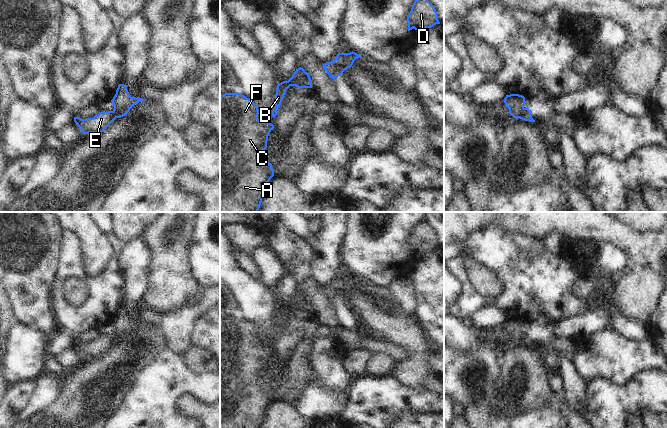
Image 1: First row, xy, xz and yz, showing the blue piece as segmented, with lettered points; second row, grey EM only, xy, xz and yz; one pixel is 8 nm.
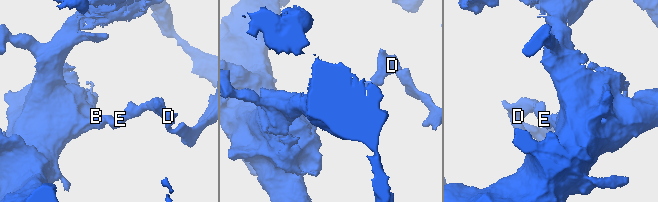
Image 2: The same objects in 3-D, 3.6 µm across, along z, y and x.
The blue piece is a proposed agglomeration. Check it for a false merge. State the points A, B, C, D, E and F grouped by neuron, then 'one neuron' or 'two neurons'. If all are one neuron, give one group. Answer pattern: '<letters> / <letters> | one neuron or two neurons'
A B C D E F | one neuron

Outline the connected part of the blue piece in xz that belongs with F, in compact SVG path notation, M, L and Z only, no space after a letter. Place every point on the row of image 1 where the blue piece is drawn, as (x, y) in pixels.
M225 93L220 95L220 212L258 212L266 186L270 179L274 176L272 164L260 158L260 154L267 148L267 141L270 132L274 129L274 125L269 122L261 122L257 116L259 114L258 106L253 100L236 93Z

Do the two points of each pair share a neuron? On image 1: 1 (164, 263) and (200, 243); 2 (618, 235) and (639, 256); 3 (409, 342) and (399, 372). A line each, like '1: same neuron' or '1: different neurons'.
1: different neurons
2: same neuron
3: same neuron

